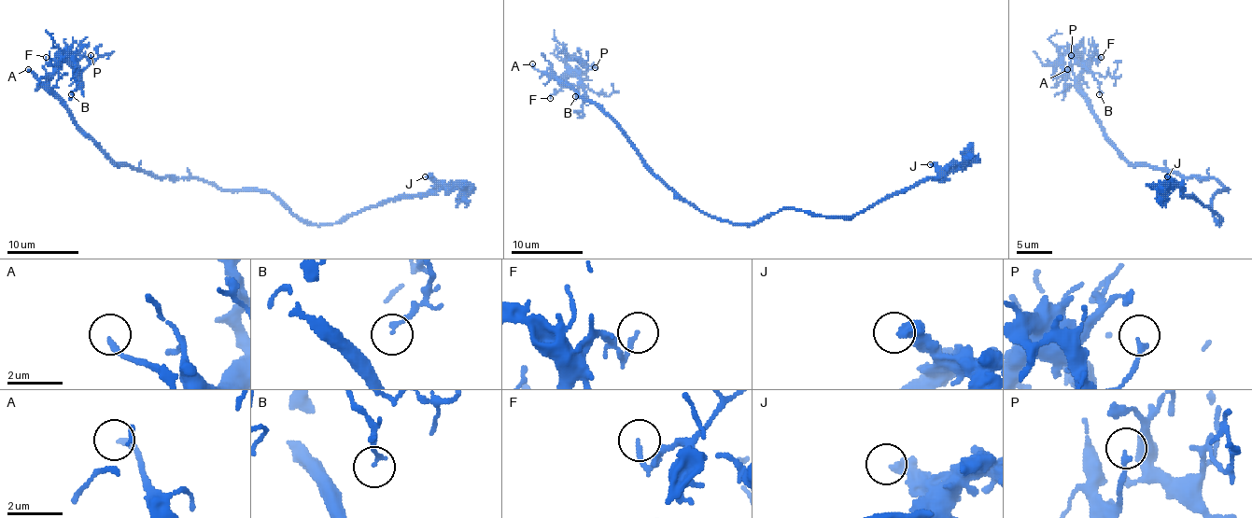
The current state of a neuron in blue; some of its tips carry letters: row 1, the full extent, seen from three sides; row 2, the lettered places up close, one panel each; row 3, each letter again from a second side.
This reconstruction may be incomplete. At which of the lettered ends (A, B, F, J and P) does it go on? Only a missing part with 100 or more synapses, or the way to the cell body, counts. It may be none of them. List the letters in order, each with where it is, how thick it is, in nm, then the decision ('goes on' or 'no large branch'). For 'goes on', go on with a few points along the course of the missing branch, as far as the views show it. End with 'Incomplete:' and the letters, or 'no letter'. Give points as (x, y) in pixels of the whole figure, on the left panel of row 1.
A: (28, 69) | 200 nm | goes on
B: (71, 94) | 160 nm | no large branch
F: (46, 57) | 150 nm | no large branch
J: (425, 176) | 380 nm | no large branch
P: (91, 55) | 160 nm | no large branch
Incomplete: A

